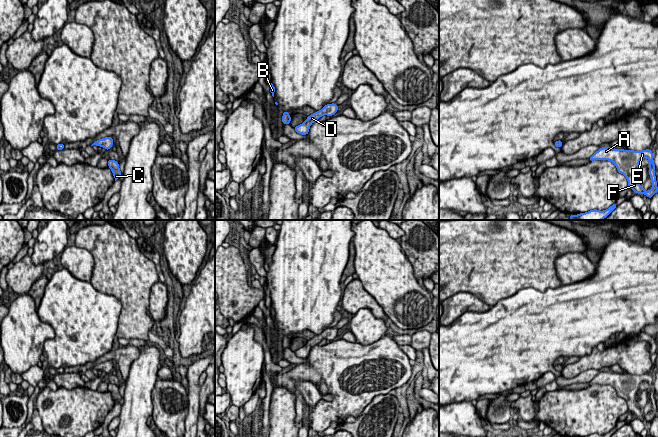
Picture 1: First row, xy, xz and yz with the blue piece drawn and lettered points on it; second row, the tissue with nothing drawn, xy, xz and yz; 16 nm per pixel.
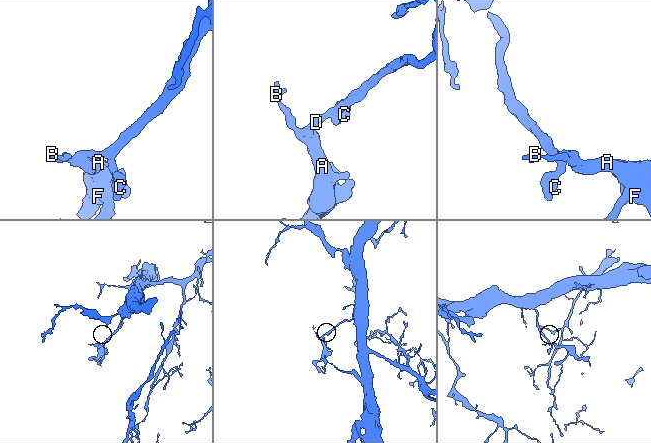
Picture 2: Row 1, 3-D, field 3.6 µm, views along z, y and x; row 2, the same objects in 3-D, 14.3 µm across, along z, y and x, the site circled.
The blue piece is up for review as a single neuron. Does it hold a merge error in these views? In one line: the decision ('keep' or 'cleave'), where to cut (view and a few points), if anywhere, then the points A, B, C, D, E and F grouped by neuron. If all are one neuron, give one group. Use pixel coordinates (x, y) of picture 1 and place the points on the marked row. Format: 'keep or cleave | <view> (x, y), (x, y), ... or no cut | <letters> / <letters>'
keep | no cut | A B C D E F

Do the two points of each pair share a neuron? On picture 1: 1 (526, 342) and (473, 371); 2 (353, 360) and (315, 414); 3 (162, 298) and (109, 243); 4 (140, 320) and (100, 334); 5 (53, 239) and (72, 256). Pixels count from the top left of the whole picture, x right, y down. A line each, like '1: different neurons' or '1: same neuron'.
1: same neuron
2: same neuron
3: different neurons
4: different neurons
5: different neurons

